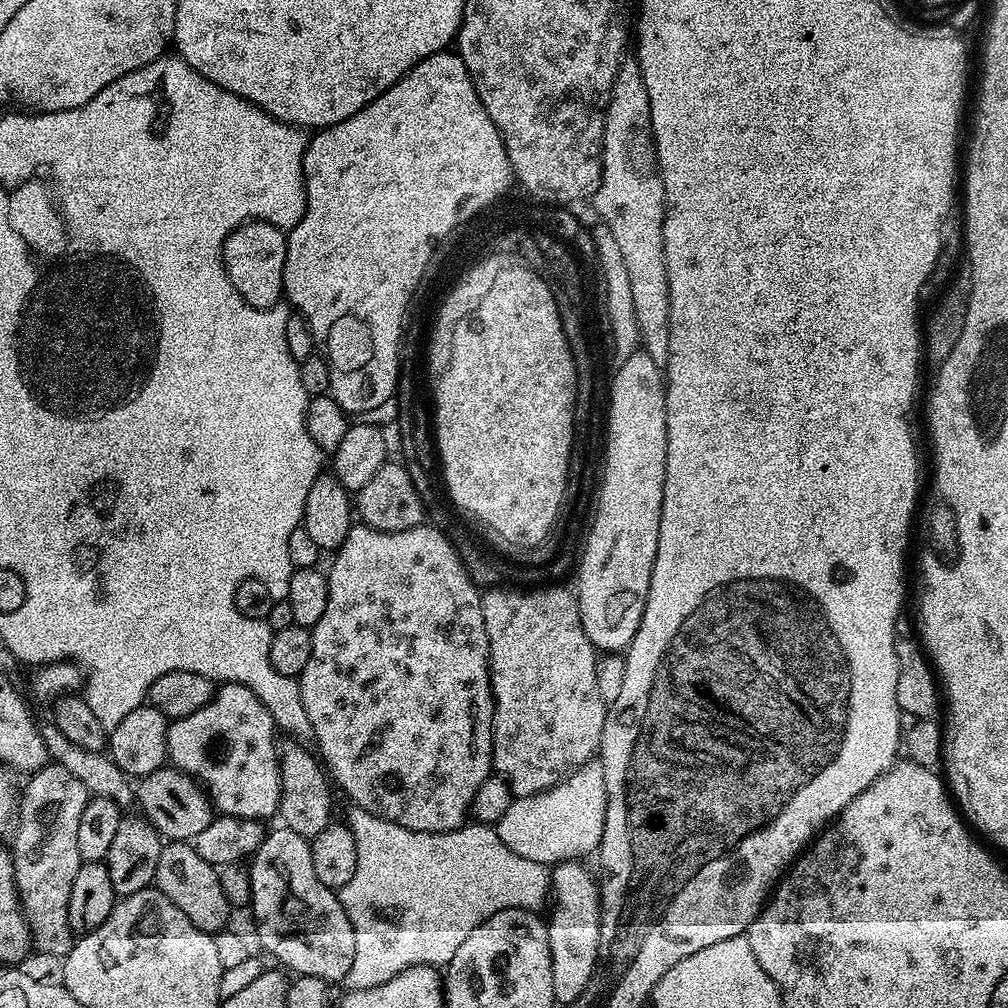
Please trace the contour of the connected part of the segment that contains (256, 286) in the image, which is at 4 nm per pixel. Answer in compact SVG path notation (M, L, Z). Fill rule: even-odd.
M249 220L229 234L224 243L226 274L238 294L250 306L272 308L284 296L284 263L288 237L267 220Z

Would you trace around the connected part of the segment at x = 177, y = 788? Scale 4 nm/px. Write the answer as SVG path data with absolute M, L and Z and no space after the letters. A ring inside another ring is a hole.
M175 766L154 770L154 774L139 777L135 785L136 804L141 808L143 819L147 820L161 837L172 842L192 842L214 819L214 809L207 792L192 776L187 776Z

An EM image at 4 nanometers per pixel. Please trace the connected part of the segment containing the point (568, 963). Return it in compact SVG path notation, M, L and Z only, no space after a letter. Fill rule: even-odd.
M565 860L551 869L552 890L550 893L550 909L552 913L546 916L548 926L548 941L550 942L550 958L554 974L554 998L557 1005L567 1006L586 990L590 978L596 969L596 958L600 953L600 889L595 875L592 876L583 868L580 860Z

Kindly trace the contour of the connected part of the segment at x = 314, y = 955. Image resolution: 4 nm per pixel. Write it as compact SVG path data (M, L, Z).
M276 826L273 832L271 829L265 835L258 850L252 853L248 873L252 887L250 909L256 919L256 932L260 935L261 946L270 955L277 956L289 973L326 978L333 982L343 981L354 962L354 930L350 926L350 918L346 918L346 910L340 904L337 893L322 886L314 874L311 843L305 837L294 834L294 830Z

